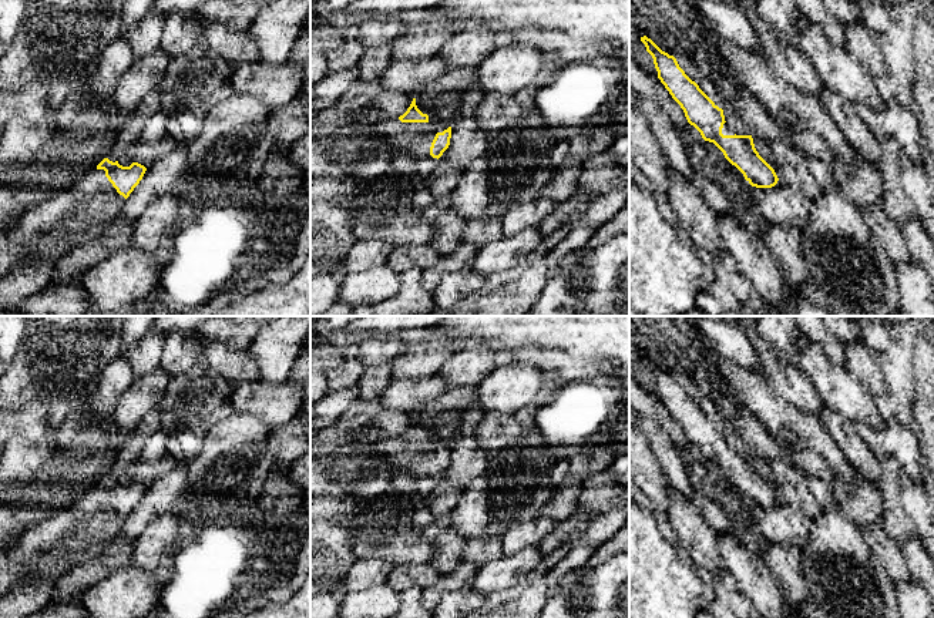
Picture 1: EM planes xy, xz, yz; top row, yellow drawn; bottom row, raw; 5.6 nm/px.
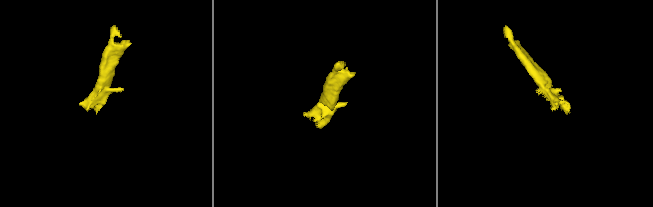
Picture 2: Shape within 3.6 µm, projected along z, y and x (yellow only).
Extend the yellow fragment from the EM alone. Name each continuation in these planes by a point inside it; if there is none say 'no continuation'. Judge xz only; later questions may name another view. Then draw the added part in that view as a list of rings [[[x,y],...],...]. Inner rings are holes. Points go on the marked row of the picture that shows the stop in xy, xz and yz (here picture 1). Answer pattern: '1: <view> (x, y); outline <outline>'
1: xz (415, 138); outline [[[416,100],[416,105],[417,105],[417,108],[423,114],[429,115],[429,121],[427,122],[402,122],[399,118],[390,118],[390,120],[386,120],[384,122],[379,124],[376,127],[374,134],[377,134],[380,137],[384,137],[384,138],[389,138],[393,150],[396,151],[396,154],[410,154],[410,155],[414,155],[417,158],[431,157],[430,155],[430,147],[431,147],[431,142],[433,142],[436,134],[437,132],[443,132],[444,130],[447,130],[448,127],[451,127],[451,122],[441,121],[441,120],[436,118],[434,115],[429,114],[427,111],[421,110],[419,107],[417,100]]]

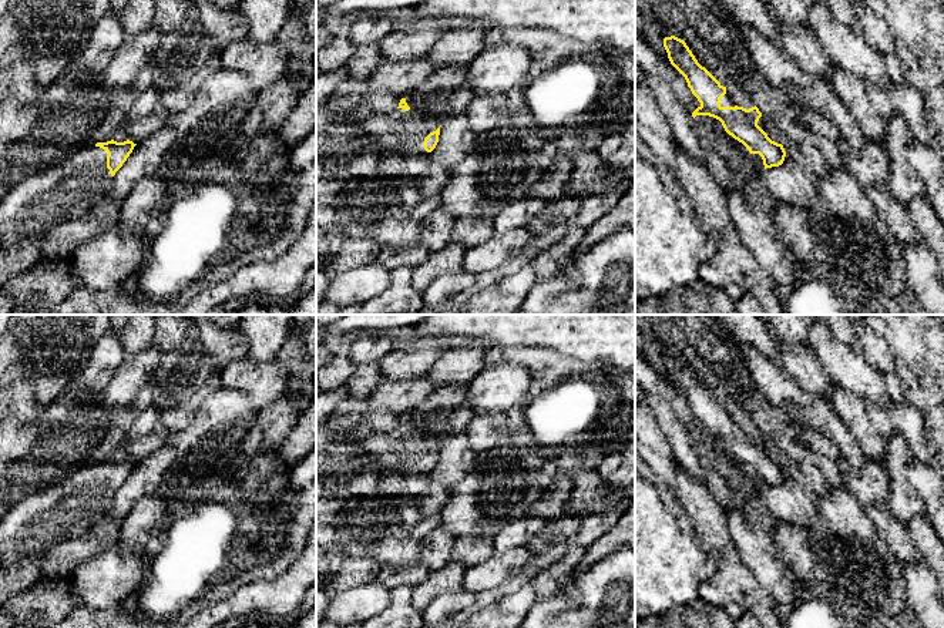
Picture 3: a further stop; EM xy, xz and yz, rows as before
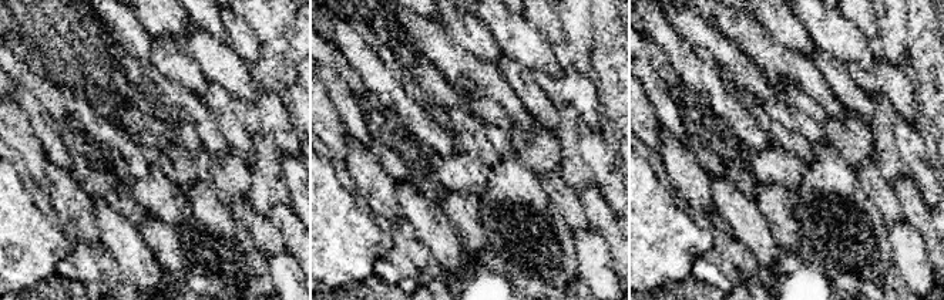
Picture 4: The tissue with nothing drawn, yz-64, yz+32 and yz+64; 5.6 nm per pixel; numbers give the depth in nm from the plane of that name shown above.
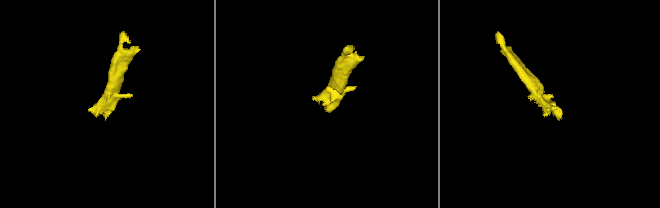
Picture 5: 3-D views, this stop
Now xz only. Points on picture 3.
1: xz (402, 131); outline [[[410,95],[406,97],[406,103],[410,107],[409,111],[397,108],[392,114],[363,118],[363,132],[384,152],[427,155],[423,147],[424,138],[444,120],[419,110]]]

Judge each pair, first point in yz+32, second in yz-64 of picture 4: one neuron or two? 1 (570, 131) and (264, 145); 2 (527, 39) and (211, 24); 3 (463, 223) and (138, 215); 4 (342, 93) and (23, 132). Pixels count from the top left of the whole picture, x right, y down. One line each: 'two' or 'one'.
1: one
2: two
3: two
4: two

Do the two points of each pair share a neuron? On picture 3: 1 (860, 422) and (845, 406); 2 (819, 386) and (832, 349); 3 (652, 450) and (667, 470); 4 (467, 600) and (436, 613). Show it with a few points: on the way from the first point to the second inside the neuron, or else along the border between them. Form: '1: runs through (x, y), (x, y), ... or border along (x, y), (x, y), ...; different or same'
1: runs through (856, 417), (849, 410); same
2: border along (809, 346), (835, 385); different
3: runs through (657, 454), (665, 466); same
4: runs through (460, 600), (443, 607); same

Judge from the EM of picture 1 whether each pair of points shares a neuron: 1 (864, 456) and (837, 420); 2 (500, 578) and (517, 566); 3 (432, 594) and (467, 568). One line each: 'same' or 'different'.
1: same
2: same
3: same

